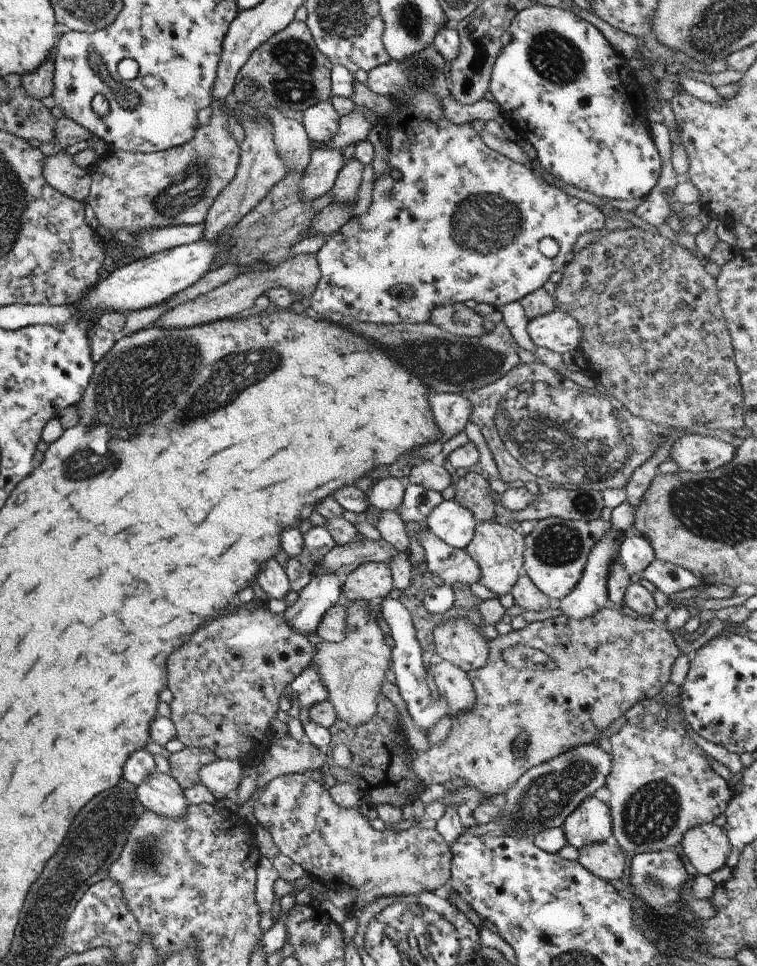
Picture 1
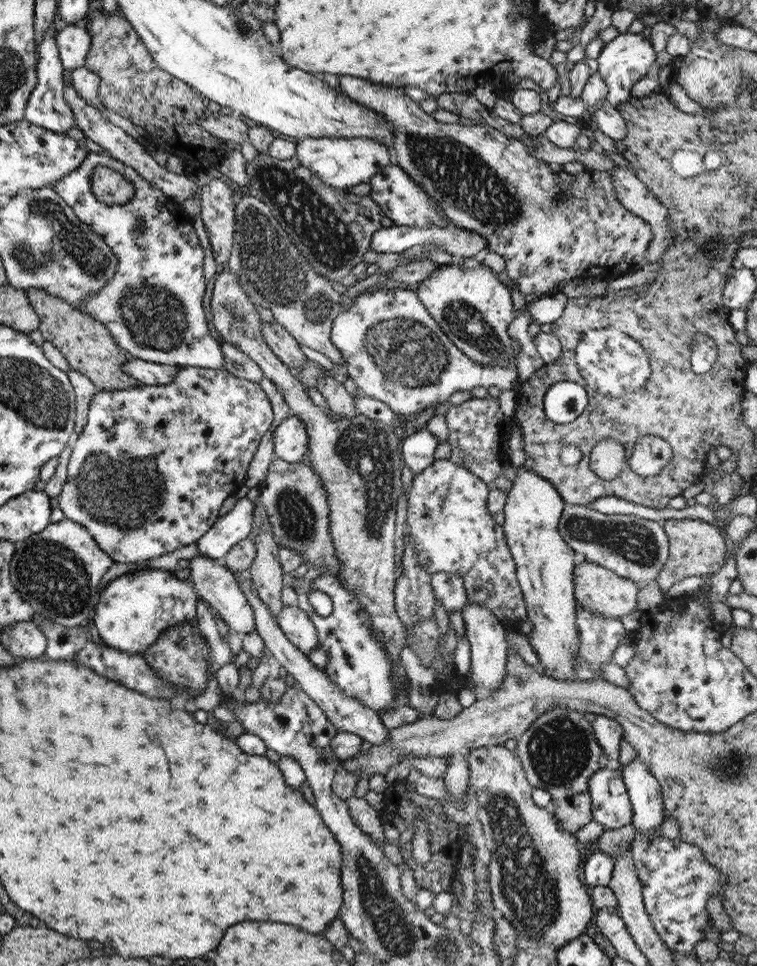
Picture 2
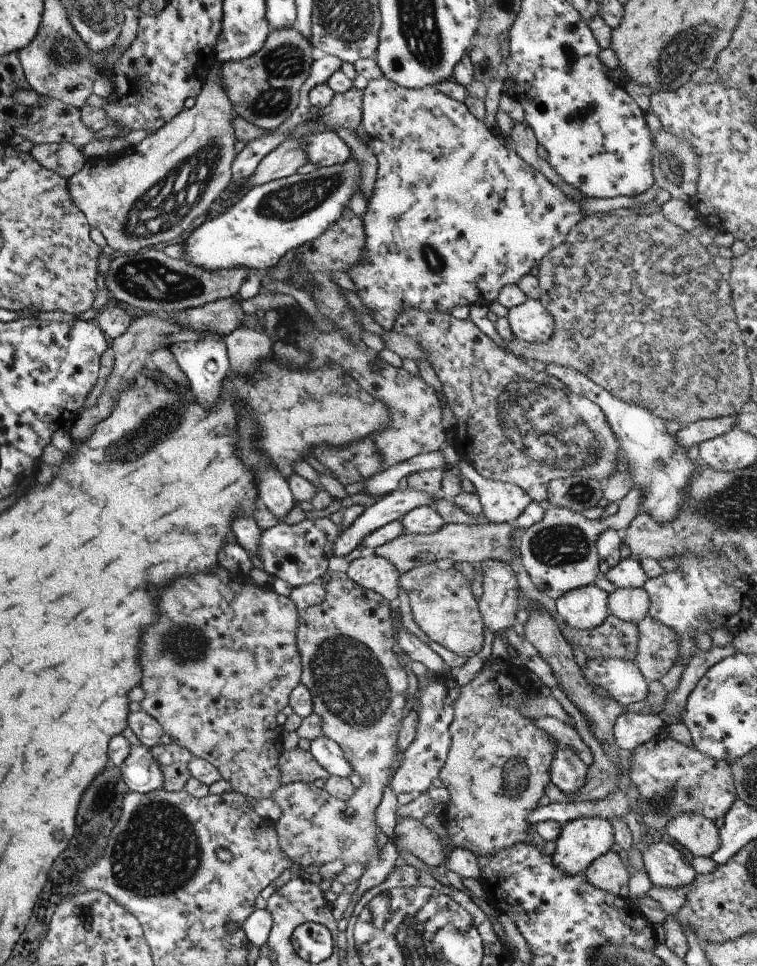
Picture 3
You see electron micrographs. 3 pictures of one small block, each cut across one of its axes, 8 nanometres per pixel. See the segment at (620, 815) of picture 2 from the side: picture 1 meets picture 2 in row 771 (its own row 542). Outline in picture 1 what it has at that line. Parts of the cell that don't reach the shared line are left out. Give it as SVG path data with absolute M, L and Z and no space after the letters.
M609 528L609 532L605 532L605 536L597 540L595 546L587 554L581 578L577 581L575 588L567 596L554 603L558 607L559 612L562 612L566 617L583 620L583 618L593 616L593 612L597 612L598 609L602 609L605 606L605 602L608 599L607 579L609 576L609 566L611 566L611 562L615 562L618 558L616 547L622 539L621 531Z

